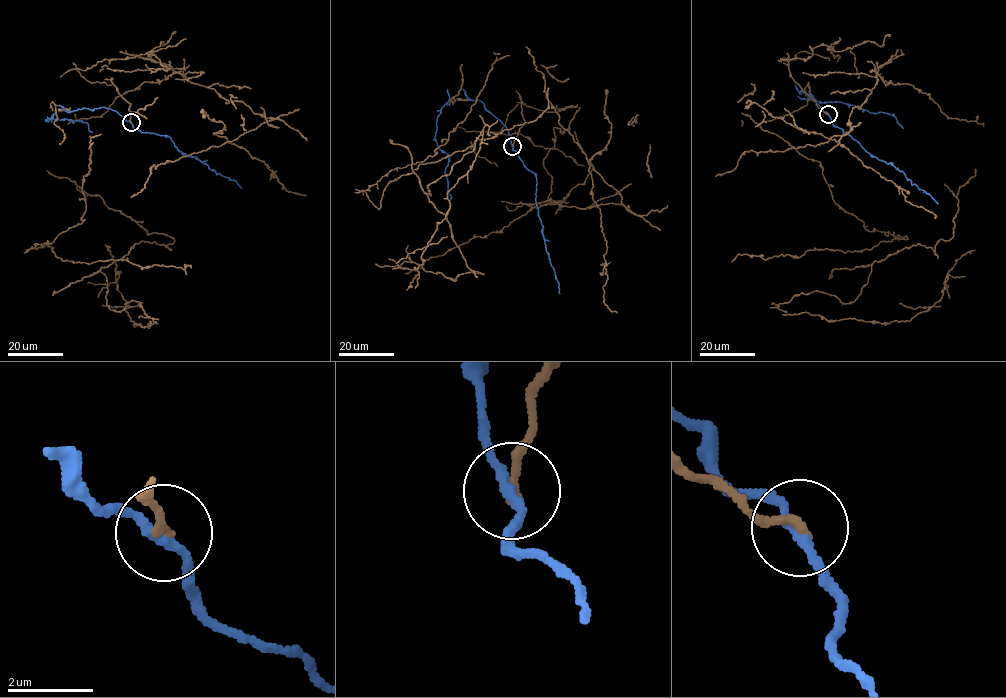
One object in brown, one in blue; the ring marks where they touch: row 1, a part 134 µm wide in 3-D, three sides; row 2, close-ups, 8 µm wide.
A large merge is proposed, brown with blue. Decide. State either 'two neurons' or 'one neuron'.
two neurons

